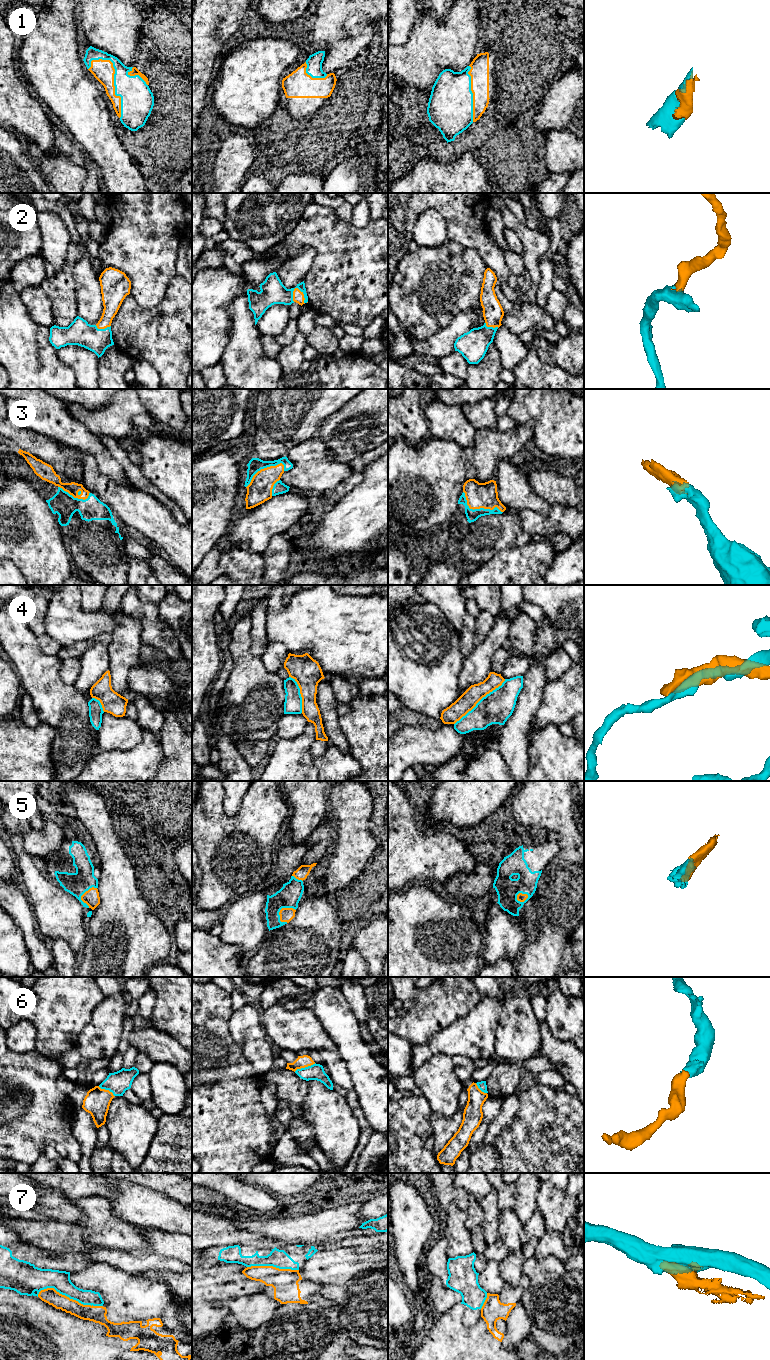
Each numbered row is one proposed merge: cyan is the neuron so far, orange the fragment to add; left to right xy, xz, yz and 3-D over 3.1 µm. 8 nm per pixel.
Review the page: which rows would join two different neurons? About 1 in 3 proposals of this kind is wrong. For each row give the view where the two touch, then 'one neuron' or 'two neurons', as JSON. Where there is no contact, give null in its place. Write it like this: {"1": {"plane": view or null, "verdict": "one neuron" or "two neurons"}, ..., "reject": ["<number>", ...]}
{"1": {"plane": "xy", "verdict": "one neuron"}, "2": {"plane": "xz", "verdict": "one neuron"}, "3": {"plane": "yz", "verdict": "one neuron"}, "4": {"plane": "yz", "verdict": "two neurons"}, "5": {"plane": "xz", "verdict": "one neuron"}, "6": {"plane": "xz", "verdict": "one neuron"}, "7": {"plane": "xy", "verdict": "two neurons"}, "reject": ["4", "7"]}

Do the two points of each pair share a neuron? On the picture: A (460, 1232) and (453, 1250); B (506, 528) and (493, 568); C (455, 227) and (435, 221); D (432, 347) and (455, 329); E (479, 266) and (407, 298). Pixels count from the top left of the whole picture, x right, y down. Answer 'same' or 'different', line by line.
A: same
B: different
C: different
D: same
E: same

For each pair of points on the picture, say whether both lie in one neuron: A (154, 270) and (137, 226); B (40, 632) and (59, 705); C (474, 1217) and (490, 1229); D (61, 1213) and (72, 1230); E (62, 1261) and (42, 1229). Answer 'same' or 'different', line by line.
A: same
B: different
C: different
D: different
E: same

